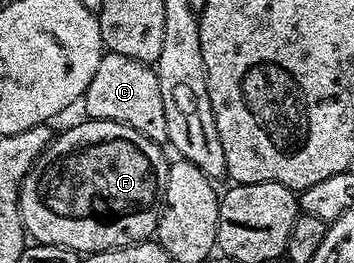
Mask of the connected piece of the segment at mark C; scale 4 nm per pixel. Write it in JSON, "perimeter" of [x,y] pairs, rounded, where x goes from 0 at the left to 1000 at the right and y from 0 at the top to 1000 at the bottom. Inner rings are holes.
{"perimeter":[[[297,202],[277,243],[277,274],[266,274],[266,304],[254,304],[243,335],[234,403],[251,452],[356,471],[424,532],[455,548],[475,536],[458,319],[446,319],[441,270],[421,240],[367,228],[367,213]]]}

